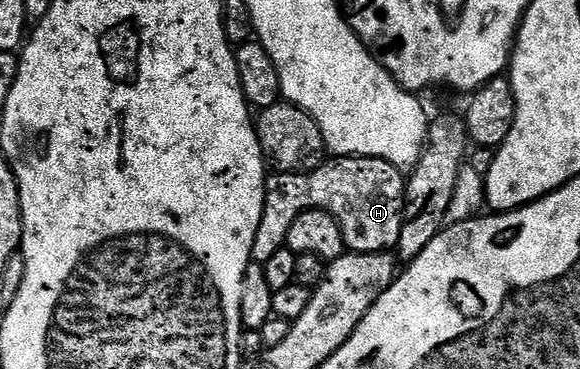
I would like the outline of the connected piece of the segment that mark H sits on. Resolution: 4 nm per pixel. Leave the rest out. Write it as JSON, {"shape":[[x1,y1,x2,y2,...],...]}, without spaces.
{"shape":[[335,156,324,159,320,168,312,172,272,171,265,182,265,202,261,222,257,226,257,238,253,238,252,261,256,264,269,262,277,250,287,243,289,226,302,212,320,208,328,212,341,226,343,242,347,252,391,252,399,243,403,225,403,205,407,195,405,176,398,168,376,156]]}

